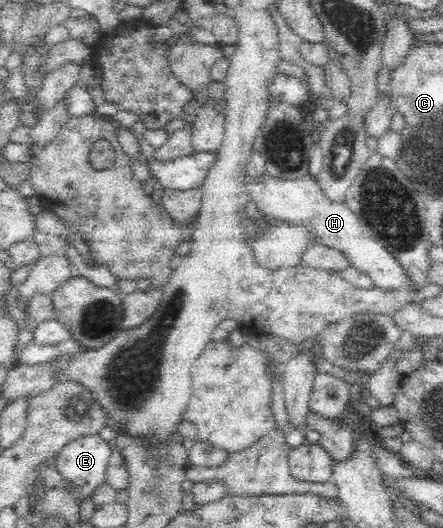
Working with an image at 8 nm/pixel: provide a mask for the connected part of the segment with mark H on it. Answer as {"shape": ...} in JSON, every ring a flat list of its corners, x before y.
{"shape":[[309,173,294,179,263,174,261,180,249,180,246,176,245,185,249,191,249,201,258,207,266,220,281,219,310,225,314,242,345,252,351,266,367,274,375,287,384,291,407,291,417,294,414,280,399,263,398,257,382,241,369,234,366,226,361,224,357,215,345,202,330,201,322,193,317,180]]}

